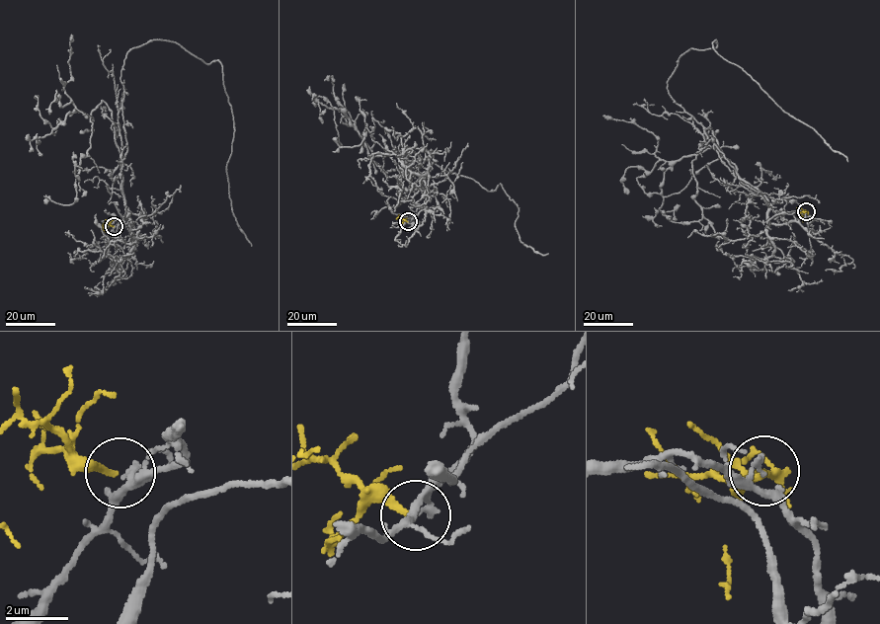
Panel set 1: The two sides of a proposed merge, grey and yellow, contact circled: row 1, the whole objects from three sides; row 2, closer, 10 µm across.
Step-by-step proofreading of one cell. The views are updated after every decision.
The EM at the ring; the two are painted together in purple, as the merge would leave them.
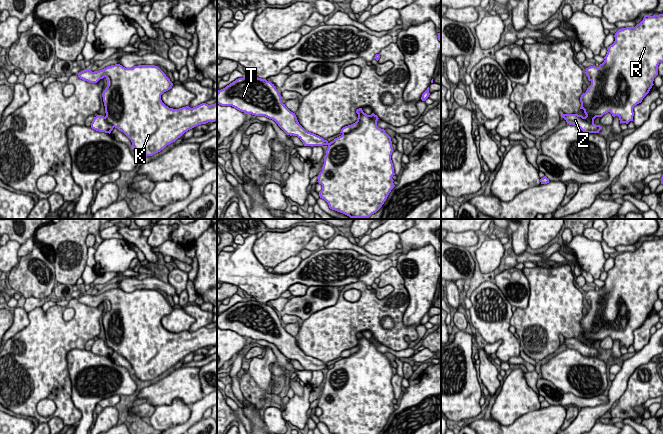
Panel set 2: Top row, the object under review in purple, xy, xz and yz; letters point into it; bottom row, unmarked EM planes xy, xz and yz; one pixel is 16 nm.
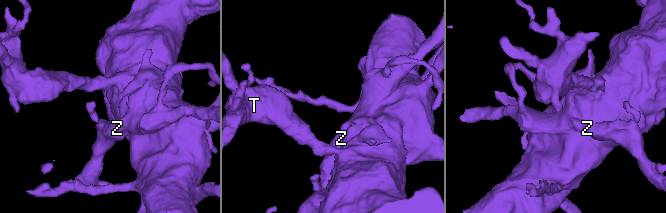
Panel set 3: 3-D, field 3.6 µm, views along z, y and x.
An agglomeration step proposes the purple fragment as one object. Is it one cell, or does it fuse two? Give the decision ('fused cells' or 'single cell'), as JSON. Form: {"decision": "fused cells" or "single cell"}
{"decision": "fused cells"}

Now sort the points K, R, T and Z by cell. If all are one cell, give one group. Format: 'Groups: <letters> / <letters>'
Groups: K R T / Z

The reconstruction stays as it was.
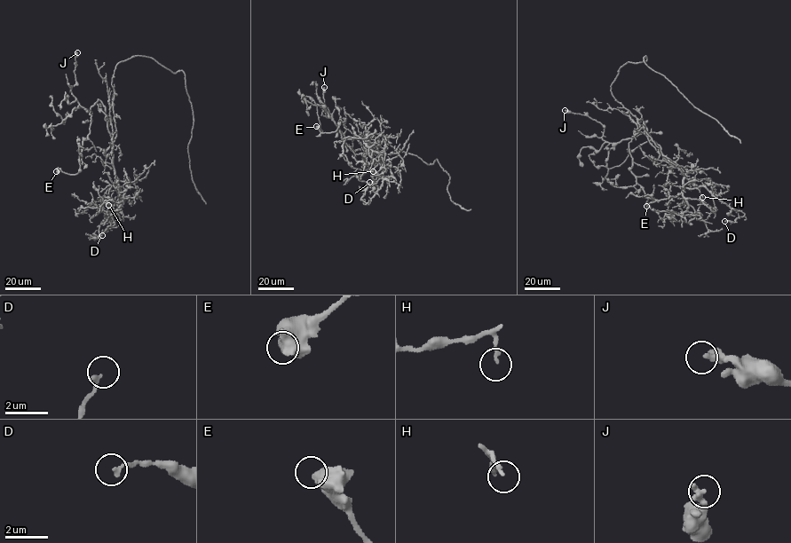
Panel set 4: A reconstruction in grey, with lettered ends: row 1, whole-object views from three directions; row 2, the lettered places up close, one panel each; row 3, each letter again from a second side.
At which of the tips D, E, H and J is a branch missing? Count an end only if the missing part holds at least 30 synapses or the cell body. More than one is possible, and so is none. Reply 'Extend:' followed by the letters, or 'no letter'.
Extend: no letter

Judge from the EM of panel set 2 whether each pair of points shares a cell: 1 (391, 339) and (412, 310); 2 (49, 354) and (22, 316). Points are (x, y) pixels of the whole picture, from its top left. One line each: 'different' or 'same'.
1: different
2: different

